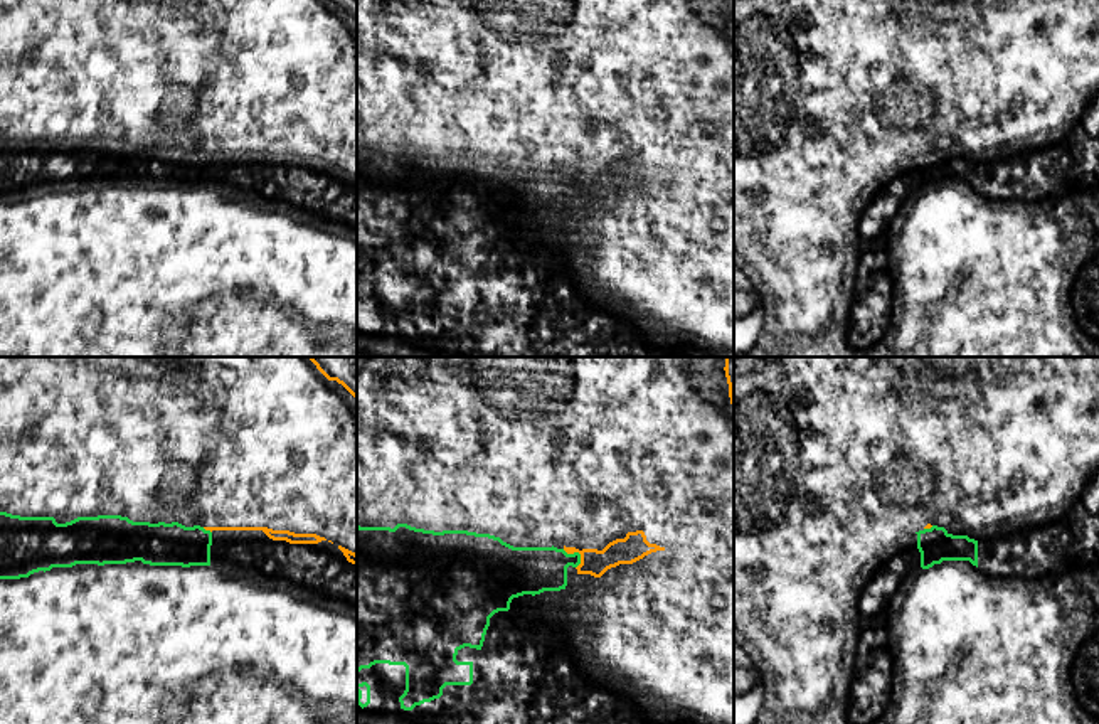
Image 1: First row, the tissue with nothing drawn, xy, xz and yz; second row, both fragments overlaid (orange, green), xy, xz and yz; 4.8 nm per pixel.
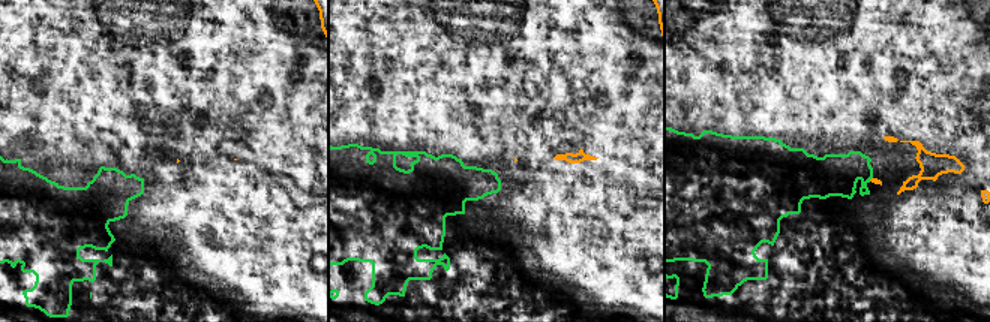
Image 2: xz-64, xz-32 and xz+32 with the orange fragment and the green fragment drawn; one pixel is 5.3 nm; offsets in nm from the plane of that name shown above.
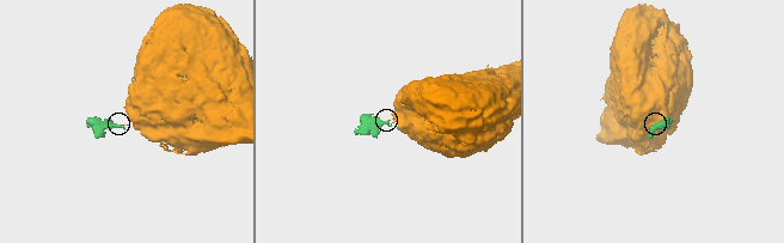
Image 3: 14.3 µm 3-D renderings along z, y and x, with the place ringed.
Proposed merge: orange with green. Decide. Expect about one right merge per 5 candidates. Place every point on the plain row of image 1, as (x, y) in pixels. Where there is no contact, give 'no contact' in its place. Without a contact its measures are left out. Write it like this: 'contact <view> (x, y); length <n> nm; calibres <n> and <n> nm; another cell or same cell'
contact xz (576, 174); length 120 nm; calibres 130 and 220 nm; another cell

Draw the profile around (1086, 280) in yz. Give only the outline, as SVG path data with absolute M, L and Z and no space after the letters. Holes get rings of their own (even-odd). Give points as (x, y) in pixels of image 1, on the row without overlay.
M1099 253L1080 256L1072 286L1062 296L1065 328L1087 357L1099 357Z

